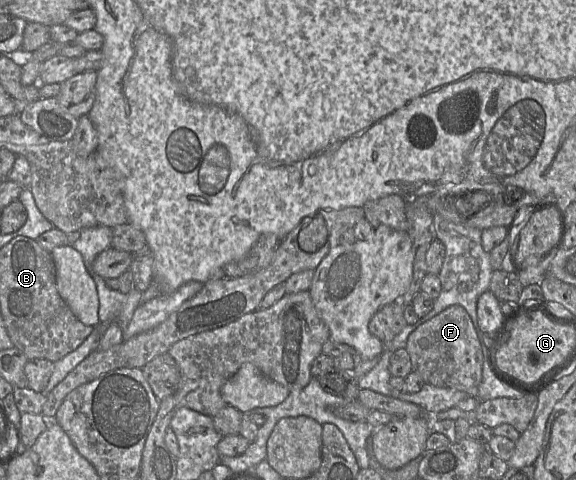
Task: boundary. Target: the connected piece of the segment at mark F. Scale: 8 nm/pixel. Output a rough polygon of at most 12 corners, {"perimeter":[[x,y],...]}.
{"perimeter":[[460,305],[405,347],[427,384],[477,398],[491,352]]}

